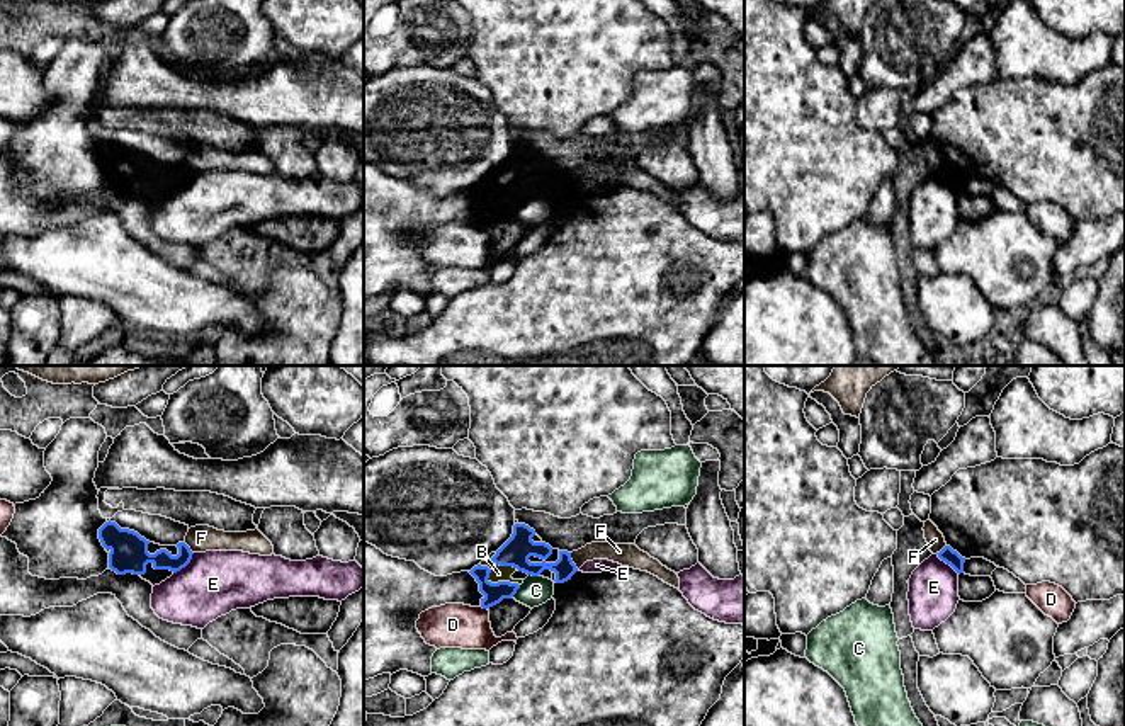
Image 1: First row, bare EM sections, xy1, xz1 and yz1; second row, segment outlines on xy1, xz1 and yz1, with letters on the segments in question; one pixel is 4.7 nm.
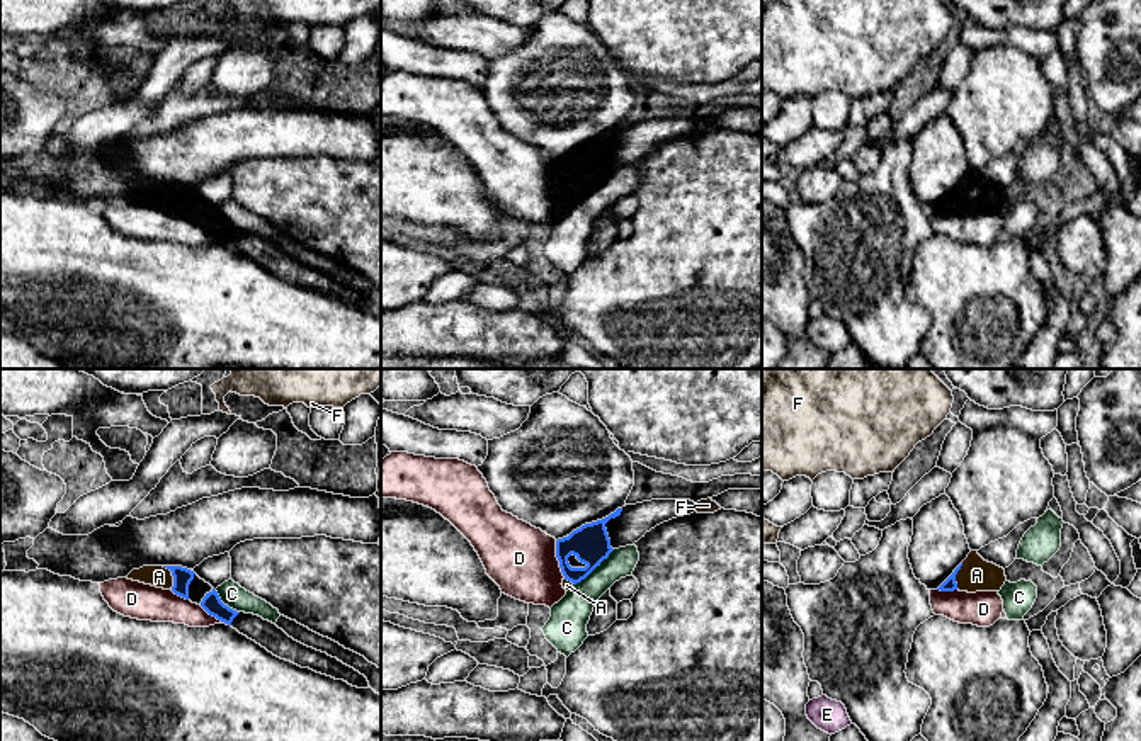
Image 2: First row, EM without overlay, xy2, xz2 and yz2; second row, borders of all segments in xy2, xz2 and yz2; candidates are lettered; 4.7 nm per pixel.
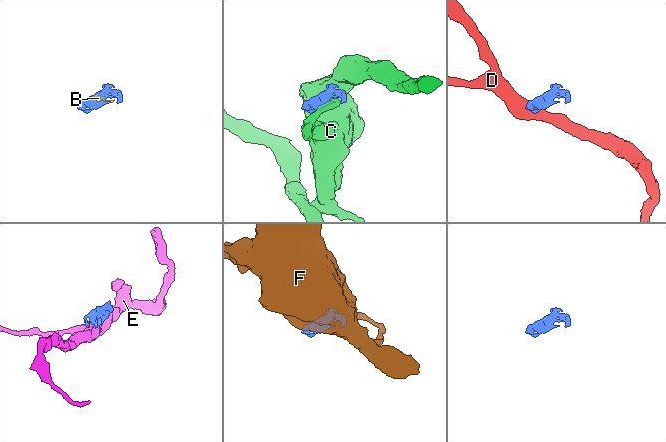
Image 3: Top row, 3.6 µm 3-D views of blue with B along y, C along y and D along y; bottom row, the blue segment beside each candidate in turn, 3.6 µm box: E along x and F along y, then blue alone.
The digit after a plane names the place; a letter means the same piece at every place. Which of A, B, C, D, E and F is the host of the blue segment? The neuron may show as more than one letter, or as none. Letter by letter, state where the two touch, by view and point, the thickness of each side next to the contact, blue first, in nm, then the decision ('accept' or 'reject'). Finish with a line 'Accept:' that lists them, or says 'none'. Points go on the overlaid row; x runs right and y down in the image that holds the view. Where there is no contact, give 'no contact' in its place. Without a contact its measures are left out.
A: xy2 (172, 575) | 90/100 nm | accept
B: xz1 (495, 584) | 100/80 nm | accept
C: xz2 (594, 568) | 180/170 nm | reject
D: xz2 (558, 559) | 180/320 nm | reject
E: xy1 (186, 565) | 140/300 nm | reject
F: xz1 (571, 561) | 120/100 nm | reject
Accept: A, B

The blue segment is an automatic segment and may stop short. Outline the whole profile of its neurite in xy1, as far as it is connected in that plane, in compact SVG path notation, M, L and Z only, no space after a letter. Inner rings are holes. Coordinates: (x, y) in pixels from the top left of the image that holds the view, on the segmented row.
M110 520L99 529L99 539L109 553L112 571L139 575L153 587L185 568L194 554L185 542L160 546Z

